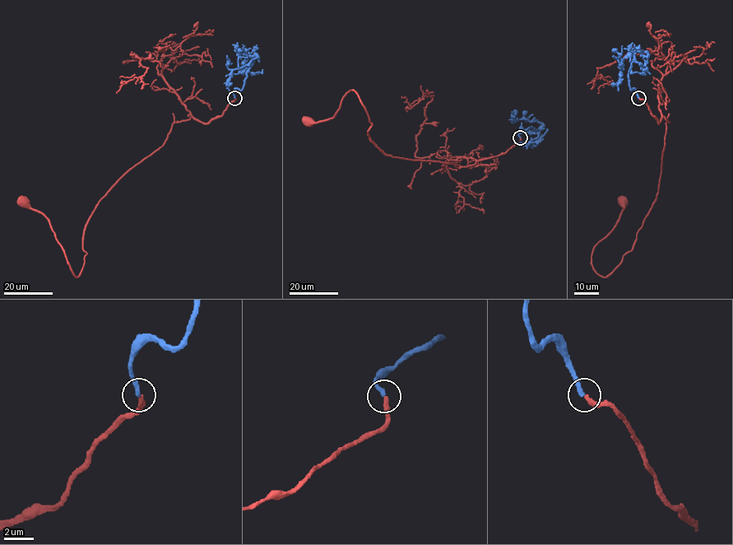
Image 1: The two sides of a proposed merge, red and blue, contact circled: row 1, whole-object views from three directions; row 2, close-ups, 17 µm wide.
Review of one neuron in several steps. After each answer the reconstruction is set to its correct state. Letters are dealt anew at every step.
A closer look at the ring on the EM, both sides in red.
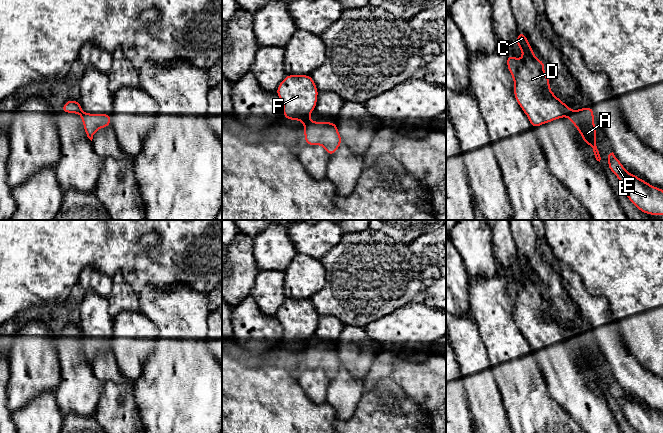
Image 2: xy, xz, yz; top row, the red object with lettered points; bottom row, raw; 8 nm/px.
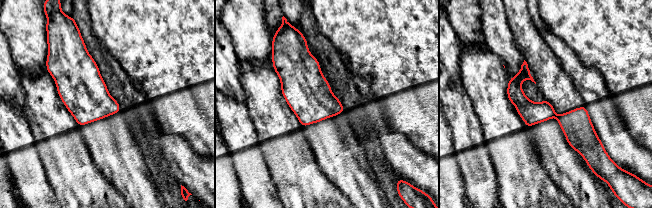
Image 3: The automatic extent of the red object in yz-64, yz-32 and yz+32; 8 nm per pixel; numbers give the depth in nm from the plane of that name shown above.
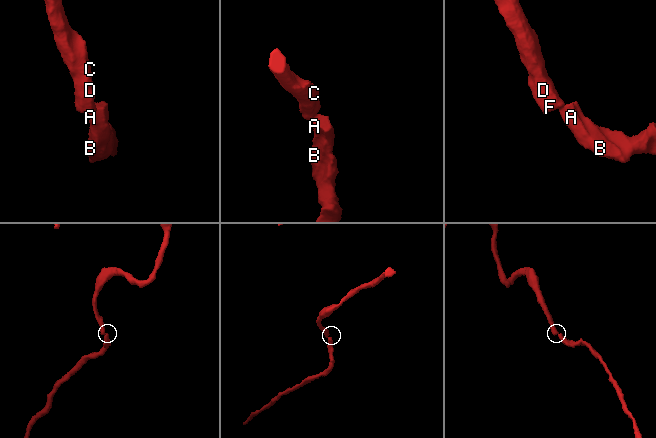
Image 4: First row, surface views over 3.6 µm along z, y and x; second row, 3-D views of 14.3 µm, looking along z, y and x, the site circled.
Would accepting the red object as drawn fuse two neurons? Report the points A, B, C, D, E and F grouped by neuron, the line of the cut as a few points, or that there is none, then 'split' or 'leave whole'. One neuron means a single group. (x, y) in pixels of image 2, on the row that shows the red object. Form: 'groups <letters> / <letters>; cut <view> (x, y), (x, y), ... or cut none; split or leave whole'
groups A B E / C D F; cut yz (572, 111), (568, 116); split

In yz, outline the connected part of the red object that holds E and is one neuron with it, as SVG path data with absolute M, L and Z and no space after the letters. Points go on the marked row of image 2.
M613 152L608 155L608 168L618 177L627 198L641 212L663 215L663 189L627 172Z

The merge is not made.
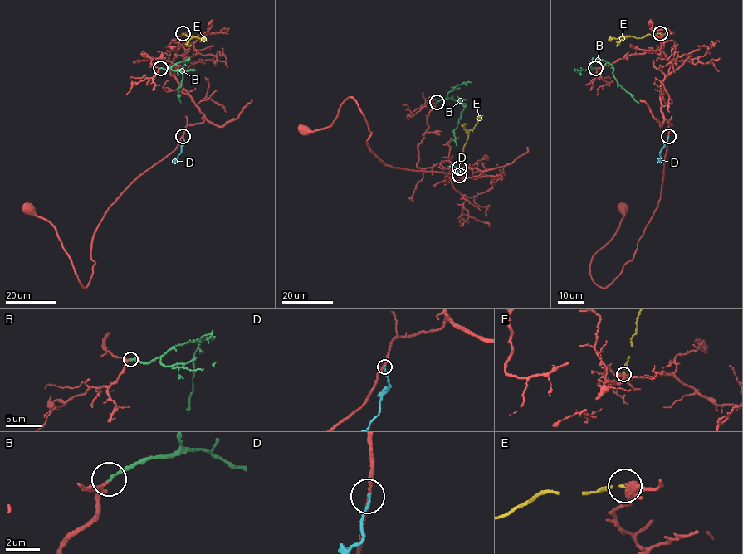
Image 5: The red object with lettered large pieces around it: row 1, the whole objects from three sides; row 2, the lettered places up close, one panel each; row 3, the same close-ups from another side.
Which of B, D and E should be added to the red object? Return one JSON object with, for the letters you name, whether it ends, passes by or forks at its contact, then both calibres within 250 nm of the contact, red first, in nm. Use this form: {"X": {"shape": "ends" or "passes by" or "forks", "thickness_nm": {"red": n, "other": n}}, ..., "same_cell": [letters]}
{"B": {"shape": "ends", "thickness_nm": {"red": 200, "other": 200}}, "same_cell": ["B"]}

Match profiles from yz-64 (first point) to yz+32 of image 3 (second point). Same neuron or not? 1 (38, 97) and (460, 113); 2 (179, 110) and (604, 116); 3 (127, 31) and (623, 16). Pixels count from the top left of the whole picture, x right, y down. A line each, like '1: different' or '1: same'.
1: different
2: different
3: same

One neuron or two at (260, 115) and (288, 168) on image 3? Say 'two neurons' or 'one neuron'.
one neuron

